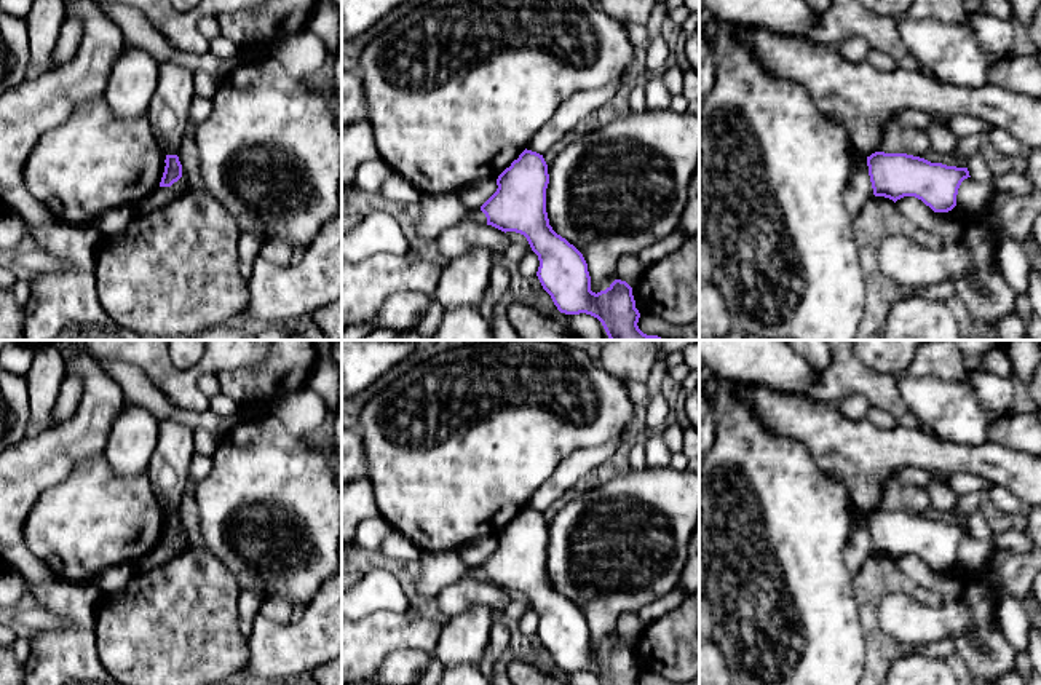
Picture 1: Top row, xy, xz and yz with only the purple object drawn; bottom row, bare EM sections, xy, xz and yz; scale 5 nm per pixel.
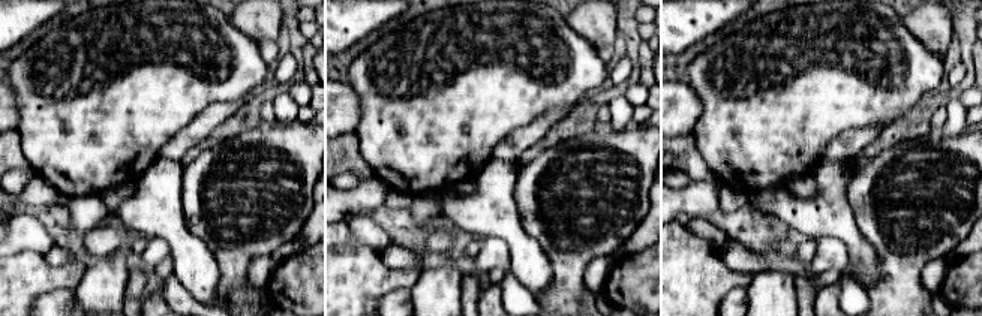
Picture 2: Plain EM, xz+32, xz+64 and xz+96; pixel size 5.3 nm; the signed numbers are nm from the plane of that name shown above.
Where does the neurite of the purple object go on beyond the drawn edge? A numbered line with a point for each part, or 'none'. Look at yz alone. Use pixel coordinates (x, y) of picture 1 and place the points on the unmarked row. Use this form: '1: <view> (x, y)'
none

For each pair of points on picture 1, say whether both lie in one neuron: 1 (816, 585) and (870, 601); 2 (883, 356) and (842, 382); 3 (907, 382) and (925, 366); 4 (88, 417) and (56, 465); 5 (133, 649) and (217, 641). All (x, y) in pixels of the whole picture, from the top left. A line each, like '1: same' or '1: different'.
1: different
2: different
3: different
4: same
5: same

